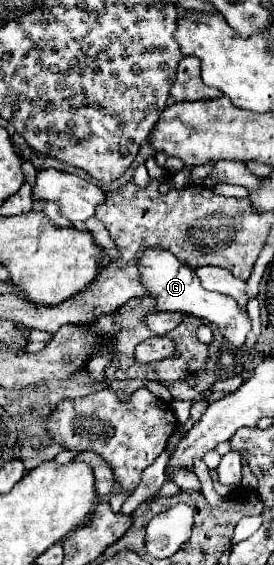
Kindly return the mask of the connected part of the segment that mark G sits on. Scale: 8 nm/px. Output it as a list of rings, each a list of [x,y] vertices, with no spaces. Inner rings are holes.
[[[161,247],[143,251],[137,267],[139,267],[139,281],[147,289],[147,295],[155,299],[157,311],[181,311],[181,313],[189,313],[195,317],[203,317],[209,323],[215,323],[219,327],[219,331],[223,333],[223,337],[237,351],[243,353],[243,343],[245,343],[247,333],[251,331],[251,321],[249,321],[247,311],[239,309],[239,305],[233,297],[203,289],[197,275],[193,273],[193,269],[187,267],[185,263],[181,263],[173,253],[169,253],[167,249],[161,249]]]

